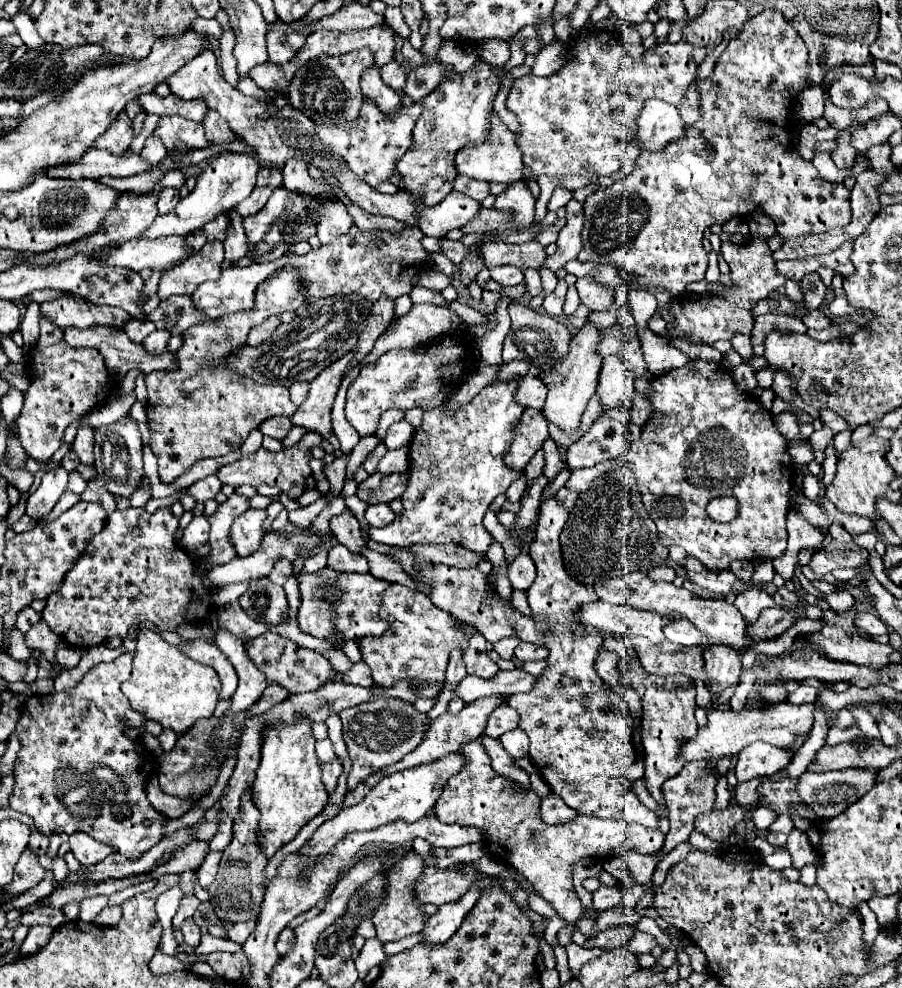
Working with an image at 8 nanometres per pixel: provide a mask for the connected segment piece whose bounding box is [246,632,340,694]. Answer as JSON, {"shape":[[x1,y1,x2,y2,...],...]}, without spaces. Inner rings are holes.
{"shape":[[266,632,258,638,254,638,248,646,246,646,248,656,252,658,252,662,266,674,266,678,270,682,278,682,280,686,284,686,290,694,300,694,300,692,312,692,318,690,320,684,332,682,338,676,338,672,332,668,332,664,318,652,314,650,306,650,296,646,290,640,284,640,282,636,274,634,274,632]]}

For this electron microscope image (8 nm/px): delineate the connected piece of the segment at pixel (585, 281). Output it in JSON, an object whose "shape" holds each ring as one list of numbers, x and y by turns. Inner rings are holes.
{"shape":[[578,278,576,280,576,290,578,290,578,296,580,296,580,302,586,304,590,310,608,310,612,304,614,304,614,290,600,284,600,282,594,282,592,278]]}

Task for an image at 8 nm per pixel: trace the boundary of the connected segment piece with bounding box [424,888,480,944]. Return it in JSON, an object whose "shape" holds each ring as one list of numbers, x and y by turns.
{"shape":[[472,888,458,902,440,906,440,910,434,916,430,916,428,922,426,922,426,928,424,928,426,940,424,940,424,944,438,944,438,942,446,942,448,938,452,938,456,934,456,930,460,928,462,920,466,918,466,914,478,902,478,898,480,898,478,890]]}

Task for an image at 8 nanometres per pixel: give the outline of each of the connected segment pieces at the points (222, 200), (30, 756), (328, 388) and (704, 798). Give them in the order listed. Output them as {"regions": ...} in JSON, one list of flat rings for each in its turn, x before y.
{"regions":[[[222,152,214,162,210,162,202,174,198,176,196,188,192,194,182,198,176,208,168,214,156,216,152,226,144,232,146,238,160,238,168,234,178,234,178,236,188,236,194,230,202,228,206,222,214,220,220,214,230,212,238,202,242,202,254,188,256,184,256,172,260,170,260,164,256,158,250,154,234,154,234,152]],[[126,652,110,664,102,662,94,666,70,692,32,696,24,702,24,710,16,726,22,748,16,758,16,786,10,796,10,808,32,816,36,828,46,836,50,836,50,832,84,832,112,846,118,854,136,860,164,836,160,826,164,816,150,806,144,792,147,777,153,773,153,756,143,757,142,754,146,754,144,744,122,734,120,718,128,720,128,700,122,694,120,684,130,676,130,670,132,654]],[[350,352,350,354,346,354,344,358,336,360,332,366,328,366,326,370,322,370,322,372,310,382,310,394,308,394,306,402,304,402,304,404,296,410,296,414,290,418,294,426,304,426,304,428,314,430,314,432,322,434,324,438,328,438,328,442,330,442,336,450,338,450,340,444,338,444,338,438,332,434,332,404,334,404,336,392,338,392,338,388,340,388,342,376,344,376,344,372,346,372,346,368,348,368,348,362,352,360,352,354,356,354,356,352]],[[716,760,712,762,692,762,686,764,684,770,680,770,680,774,668,778,668,782,664,782,662,790,664,790,664,802,668,806,668,820,670,820,670,832,666,834,666,842,664,842,664,852,674,850,680,842,684,842,694,830,694,820,700,812,710,812,714,808,714,800,716,800,716,784,718,778,708,772,708,766,716,766]]]}

